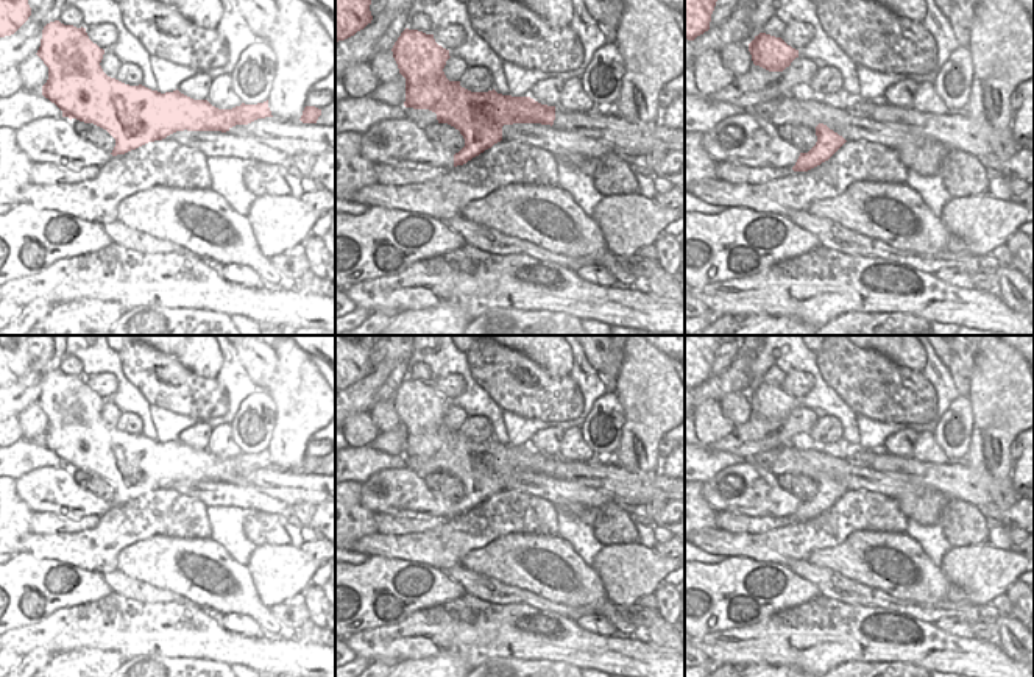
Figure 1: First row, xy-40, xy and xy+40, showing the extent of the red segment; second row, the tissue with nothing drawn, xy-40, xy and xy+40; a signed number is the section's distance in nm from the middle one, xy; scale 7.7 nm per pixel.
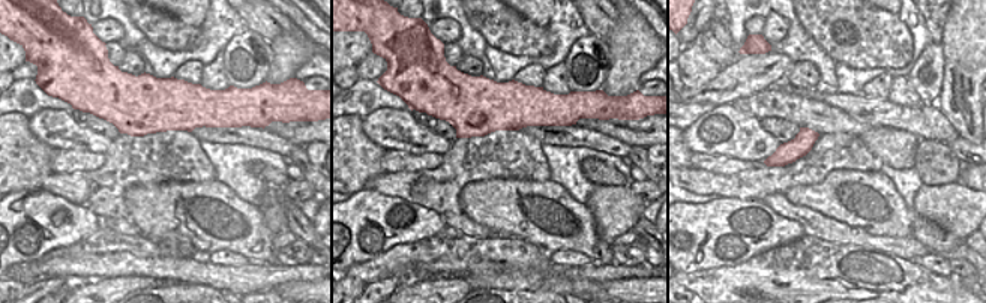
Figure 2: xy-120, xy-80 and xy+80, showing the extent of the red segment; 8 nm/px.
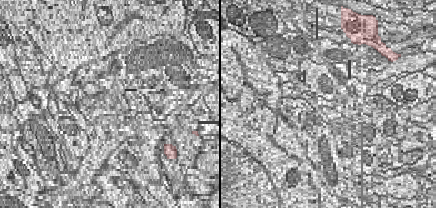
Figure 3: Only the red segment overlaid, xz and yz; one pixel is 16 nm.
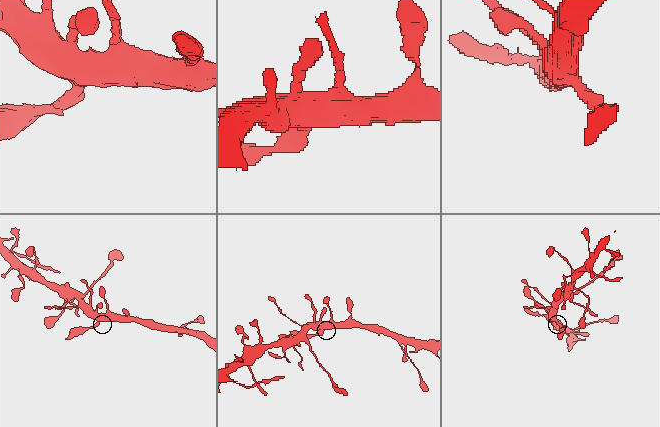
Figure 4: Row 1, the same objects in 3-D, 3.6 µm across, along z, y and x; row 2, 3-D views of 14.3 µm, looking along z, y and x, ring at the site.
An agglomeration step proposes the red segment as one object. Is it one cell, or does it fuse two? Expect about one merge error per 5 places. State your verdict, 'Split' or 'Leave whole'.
Leave whole

